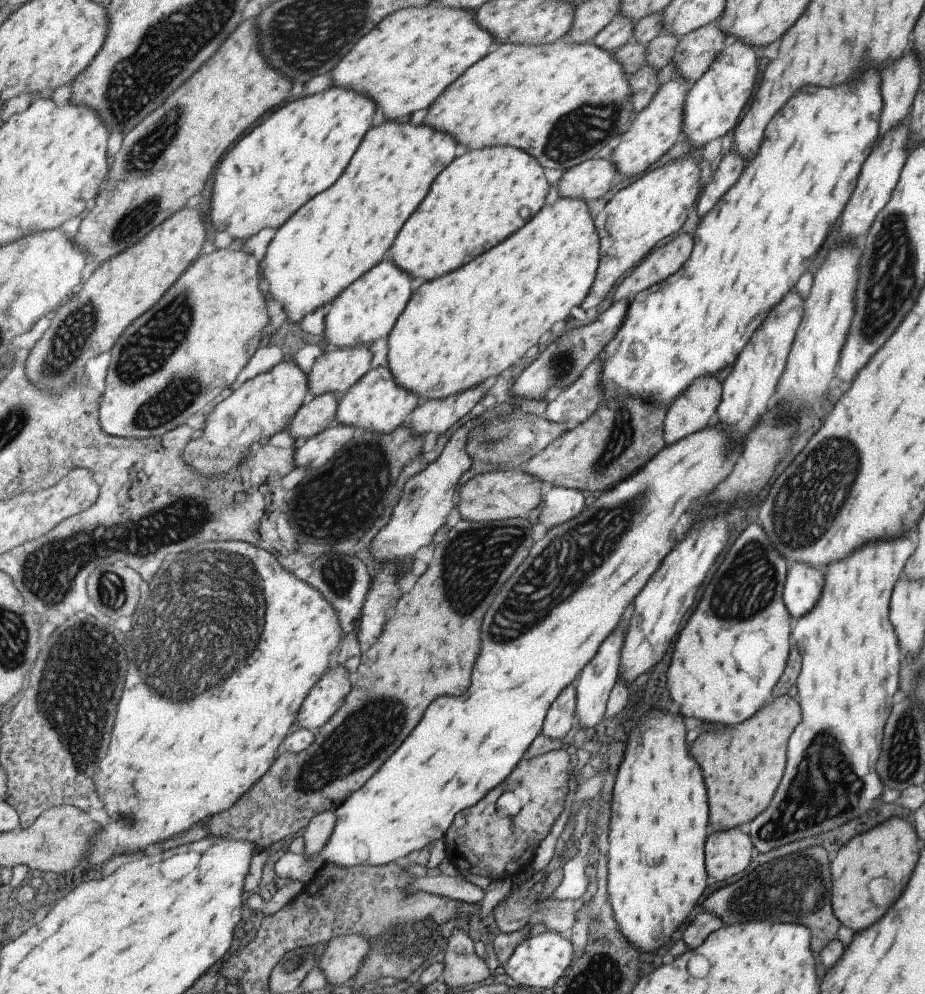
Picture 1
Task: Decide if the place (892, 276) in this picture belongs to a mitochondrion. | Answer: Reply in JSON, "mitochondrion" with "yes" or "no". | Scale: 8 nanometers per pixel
{"mitochondrion":"yes"}

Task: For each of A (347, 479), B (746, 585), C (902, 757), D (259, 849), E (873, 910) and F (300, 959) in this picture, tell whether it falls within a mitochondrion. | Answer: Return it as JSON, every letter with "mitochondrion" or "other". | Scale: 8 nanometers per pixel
{"A":"mitochondrion","B":"mitochondrion","C":"mitochondrion","D":"other","E":"other","F":"other"}

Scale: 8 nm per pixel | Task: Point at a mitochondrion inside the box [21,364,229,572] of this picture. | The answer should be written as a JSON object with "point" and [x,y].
{"point":[164,408]}

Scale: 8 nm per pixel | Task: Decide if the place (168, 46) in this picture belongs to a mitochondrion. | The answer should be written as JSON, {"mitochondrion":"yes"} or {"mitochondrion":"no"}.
{"mitochondrion":"yes"}

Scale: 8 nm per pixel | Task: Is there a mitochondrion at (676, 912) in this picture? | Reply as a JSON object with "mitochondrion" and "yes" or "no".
{"mitochondrion":"no"}

